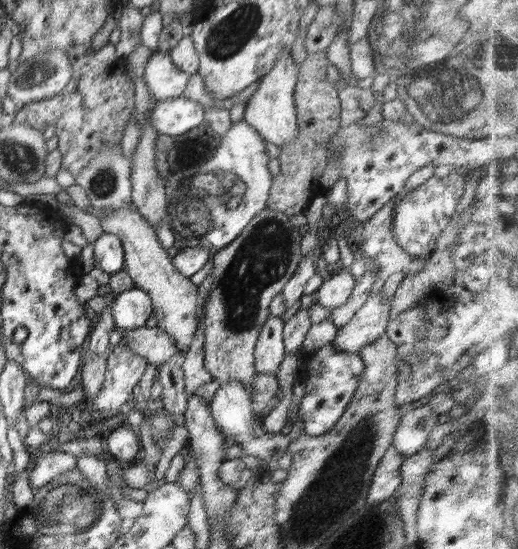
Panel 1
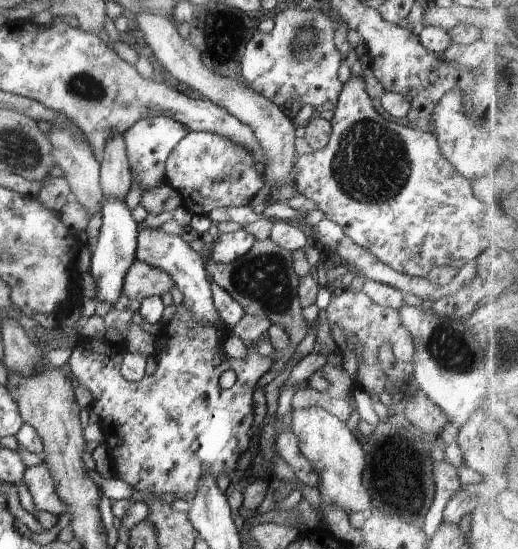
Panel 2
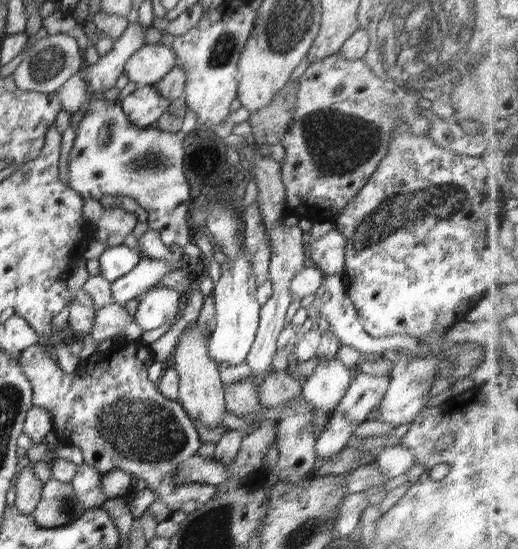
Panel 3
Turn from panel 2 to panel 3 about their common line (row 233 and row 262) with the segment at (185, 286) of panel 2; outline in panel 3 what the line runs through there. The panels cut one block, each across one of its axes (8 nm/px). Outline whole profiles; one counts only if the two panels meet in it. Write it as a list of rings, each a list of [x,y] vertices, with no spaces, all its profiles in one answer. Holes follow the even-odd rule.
[[[146,256],[140,258],[131,272],[110,284],[111,302],[125,306],[129,300],[137,299],[154,288],[162,277],[171,274],[174,269],[174,264],[164,260],[152,260]]]

